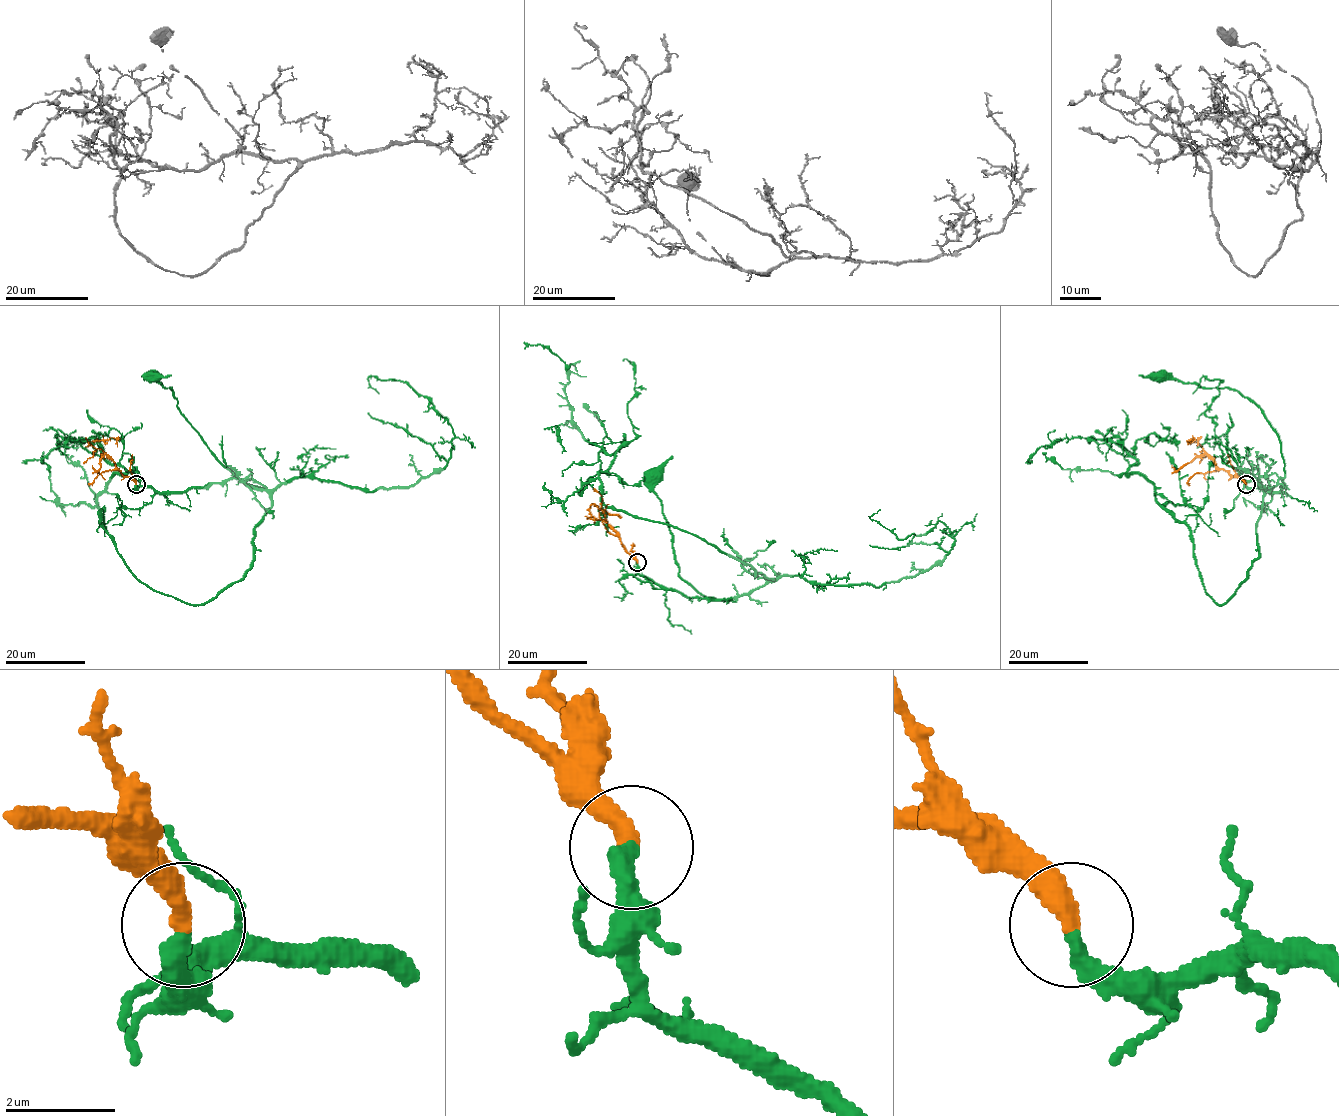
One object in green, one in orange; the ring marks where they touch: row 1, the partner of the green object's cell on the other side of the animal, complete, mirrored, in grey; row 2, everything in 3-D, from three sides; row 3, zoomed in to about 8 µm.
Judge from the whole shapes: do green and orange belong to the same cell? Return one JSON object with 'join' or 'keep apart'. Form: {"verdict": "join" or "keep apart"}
{"verdict": "join"}

